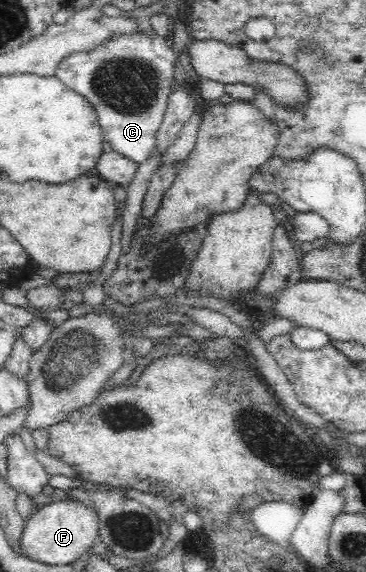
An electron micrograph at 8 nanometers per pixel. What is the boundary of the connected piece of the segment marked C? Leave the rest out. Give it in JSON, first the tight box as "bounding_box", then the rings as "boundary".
{"bounding_box":[56,28,184,162],"boundary":[[[139,28],[125,34],[113,32],[111,38],[103,40],[88,52],[77,52],[66,56],[59,62],[56,76],[64,86],[83,96],[95,109],[104,140],[109,142],[113,151],[136,162],[145,162],[153,153],[156,133],[165,118],[172,83],[175,82],[176,64],[184,63],[178,59],[173,47],[167,45],[167,38],[154,28]]]}

